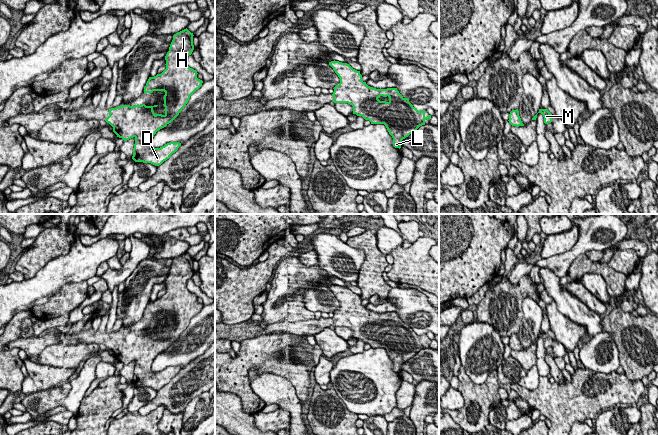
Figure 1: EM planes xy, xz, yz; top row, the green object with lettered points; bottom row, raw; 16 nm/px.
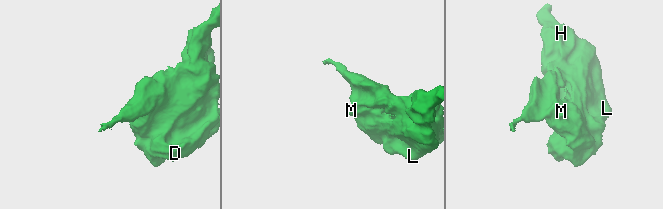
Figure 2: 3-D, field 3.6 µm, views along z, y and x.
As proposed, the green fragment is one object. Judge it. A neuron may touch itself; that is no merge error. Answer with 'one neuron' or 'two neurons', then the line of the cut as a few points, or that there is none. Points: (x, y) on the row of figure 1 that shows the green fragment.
one neuron; no cut

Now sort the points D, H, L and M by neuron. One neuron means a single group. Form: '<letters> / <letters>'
D H L M

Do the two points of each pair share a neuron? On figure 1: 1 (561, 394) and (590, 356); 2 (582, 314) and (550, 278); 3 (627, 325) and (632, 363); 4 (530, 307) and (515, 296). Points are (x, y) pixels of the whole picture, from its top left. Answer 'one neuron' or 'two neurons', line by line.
1: two neurons
2: one neuron
3: one neuron
4: two neurons

